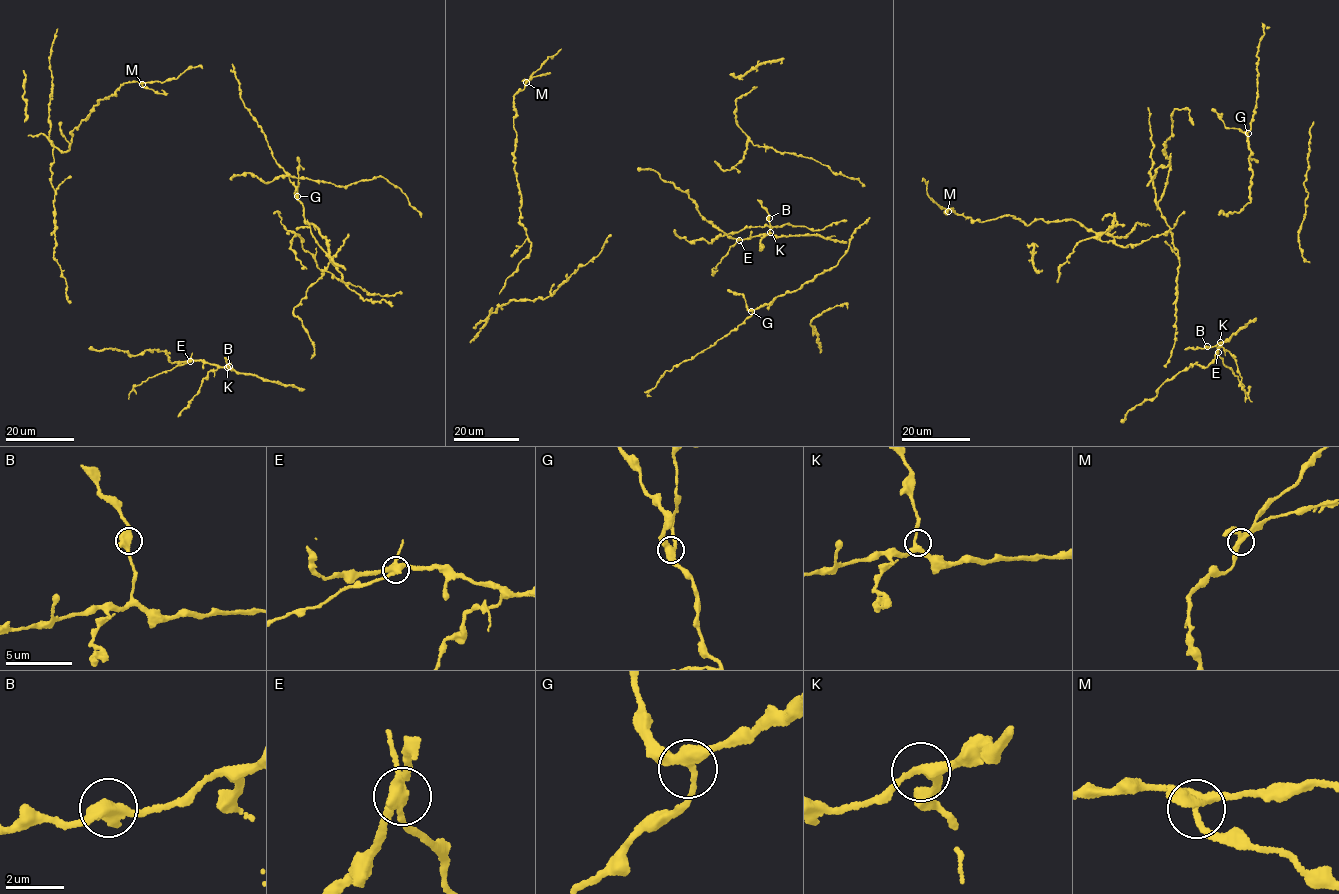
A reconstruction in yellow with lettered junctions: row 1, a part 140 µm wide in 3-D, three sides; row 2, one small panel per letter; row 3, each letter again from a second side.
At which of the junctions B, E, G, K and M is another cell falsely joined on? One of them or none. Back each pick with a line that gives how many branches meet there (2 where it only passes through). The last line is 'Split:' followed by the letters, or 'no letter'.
E: branches 4
Split: E

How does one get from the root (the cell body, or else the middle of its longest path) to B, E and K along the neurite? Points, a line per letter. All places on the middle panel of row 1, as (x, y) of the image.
B: (697, 206), (714, 226), (739, 239), (766, 235), (770, 228), (769, 218)
E: (697, 206), (704, 219), (738, 240)
K: (697, 206), (704, 219), (732, 238), (749, 239), (770, 232)

